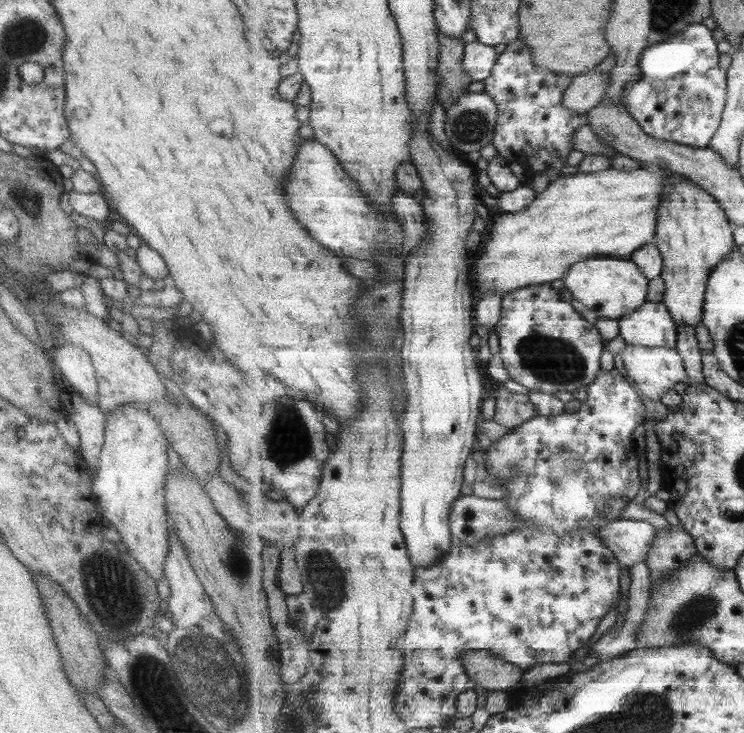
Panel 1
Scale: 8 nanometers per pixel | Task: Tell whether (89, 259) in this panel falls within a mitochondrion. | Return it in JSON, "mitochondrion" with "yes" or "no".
{"mitochondrion":"no"}

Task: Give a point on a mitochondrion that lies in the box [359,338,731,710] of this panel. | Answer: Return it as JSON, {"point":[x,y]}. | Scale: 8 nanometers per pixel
{"point":[692,614]}

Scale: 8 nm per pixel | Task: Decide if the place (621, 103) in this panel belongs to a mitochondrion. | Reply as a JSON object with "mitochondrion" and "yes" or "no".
{"mitochondrion":"no"}

